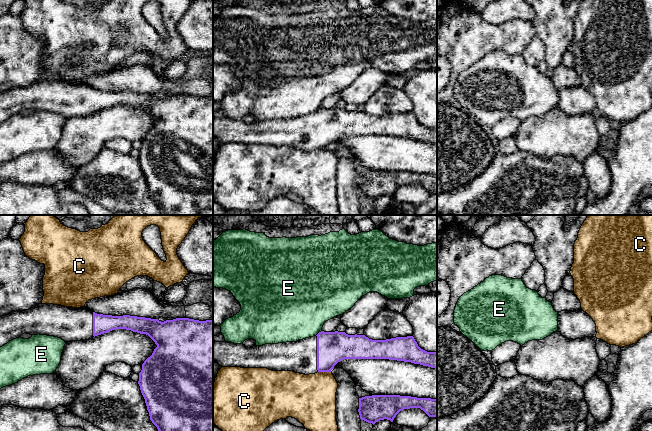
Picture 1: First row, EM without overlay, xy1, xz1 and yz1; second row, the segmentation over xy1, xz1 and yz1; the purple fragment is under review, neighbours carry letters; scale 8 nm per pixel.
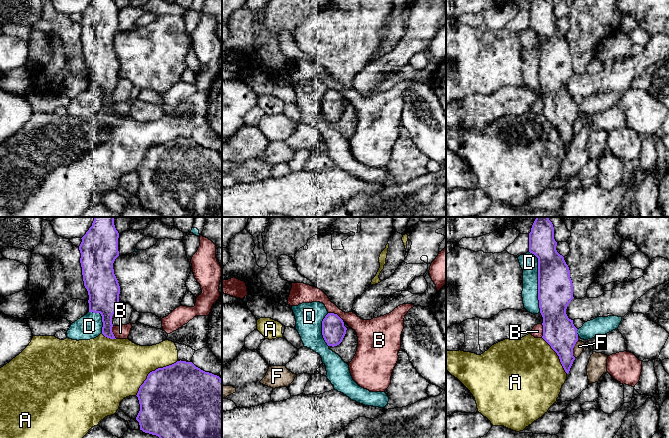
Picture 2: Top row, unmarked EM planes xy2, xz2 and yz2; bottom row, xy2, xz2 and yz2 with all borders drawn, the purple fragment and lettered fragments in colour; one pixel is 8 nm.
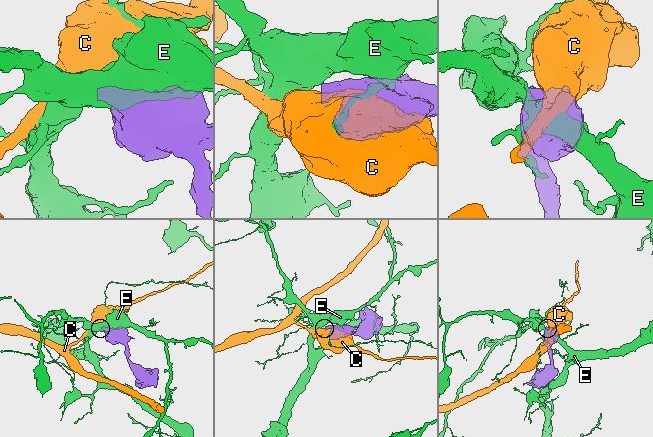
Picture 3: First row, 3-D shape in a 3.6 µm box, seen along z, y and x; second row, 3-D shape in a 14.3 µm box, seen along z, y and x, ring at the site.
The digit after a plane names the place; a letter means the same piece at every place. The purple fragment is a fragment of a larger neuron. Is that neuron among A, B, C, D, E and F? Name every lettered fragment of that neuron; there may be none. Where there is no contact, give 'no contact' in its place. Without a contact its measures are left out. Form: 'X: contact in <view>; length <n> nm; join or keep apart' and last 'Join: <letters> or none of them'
A: contact in xy2; length 440 nm; keep apart
B: contact in xz2; length 140 nm; keep apart
C: contact in xz1; length 100 nm; keep apart
D: contact in yz2; length 500 nm; keep apart
E: contact in xz1; length 70 nm; keep apart
F: contact in yz2; length 150 nm; keep apart
Join: none of them

